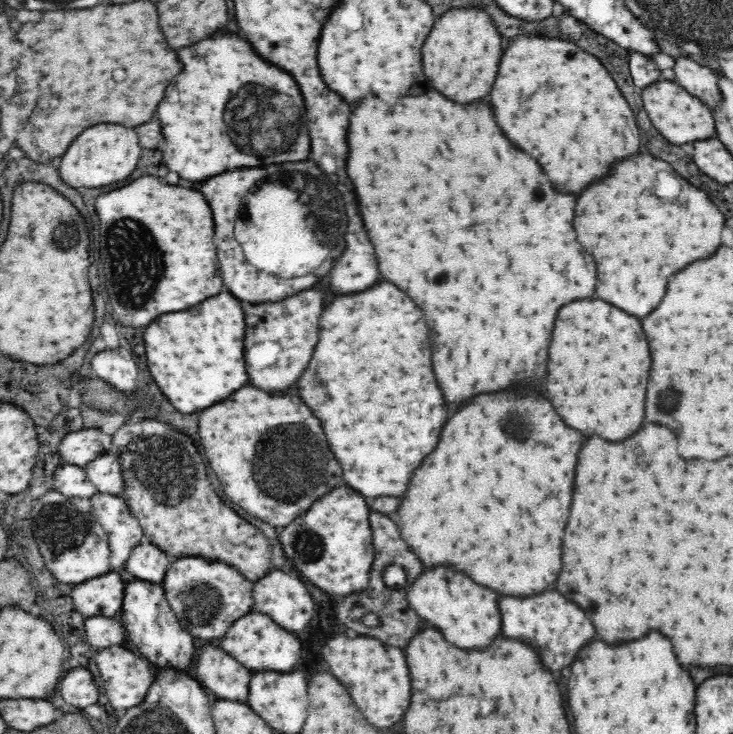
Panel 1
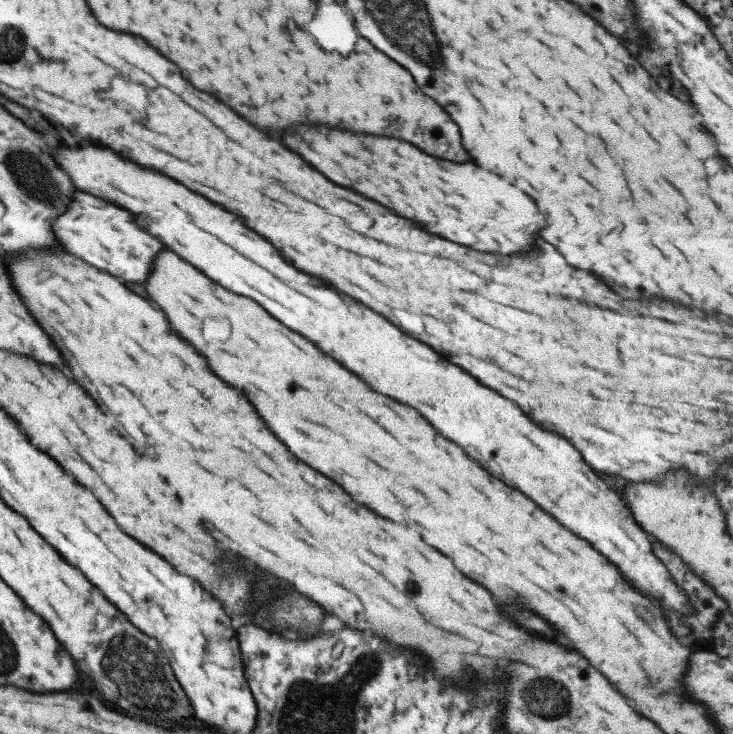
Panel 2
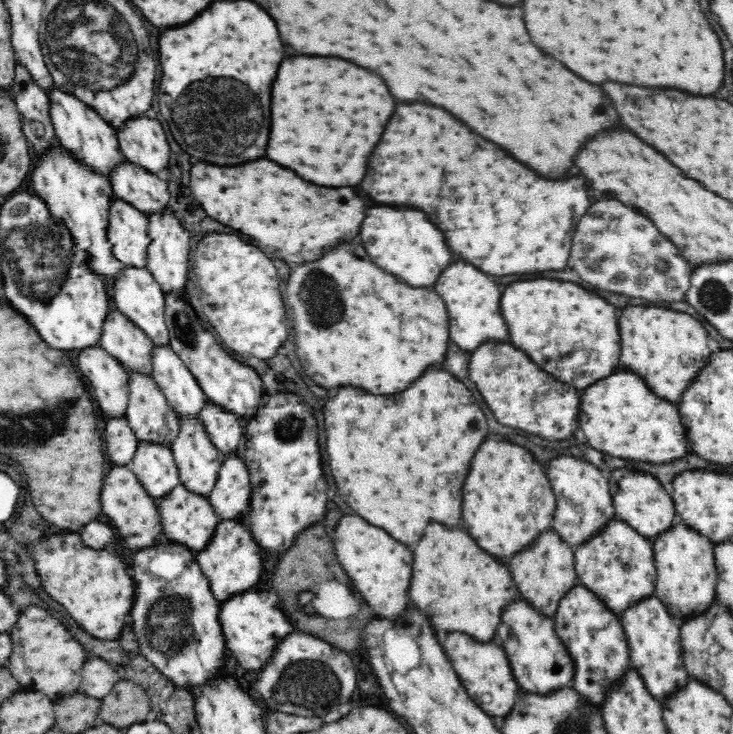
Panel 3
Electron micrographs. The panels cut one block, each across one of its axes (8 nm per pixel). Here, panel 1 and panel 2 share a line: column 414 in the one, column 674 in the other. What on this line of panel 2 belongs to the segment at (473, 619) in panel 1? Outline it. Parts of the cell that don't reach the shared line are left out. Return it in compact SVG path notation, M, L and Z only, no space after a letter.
M87 146L87 148L57 148L57 154L53 156L55 162L69 174L73 186L81 192L87 192L91 196L111 200L111 204L121 206L129 210L135 216L135 222L145 220L149 214L149 228L143 224L143 230L151 232L165 244L169 250L173 250L177 256L187 260L193 268L203 272L209 280L217 282L219 286L227 288L229 292L241 294L257 302L267 314L275 316L283 326L289 330L305 336L309 342L313 342L321 352L331 356L335 362L343 364L343 368L357 374L363 382L367 382L375 392L385 394L389 398L395 398L401 404L407 404L411 408L417 408L417 412L433 424L433 428L445 436L447 440L453 440L471 460L475 460L479 466L485 466L483 470L491 476L499 478L503 484L519 490L523 496L533 500L543 512L553 516L563 528L573 532L575 536L587 540L599 554L603 554L611 564L617 566L617 570L633 582L635 588L641 592L649 592L647 596L659 598L663 606L674 610L679 614L692 614L691 605L682 588L671 578L665 565L653 554L652 544L648 539L648 533L631 518L629 510L621 502L621 498L609 490L603 480L599 480L591 468L581 460L579 452L561 436L555 436L553 432L537 428L529 418L523 416L523 412L511 402L501 398L497 392L481 386L477 380L467 376L461 368L449 364L439 354L435 354L425 344L405 336L399 332L393 324L389 324L379 314L371 312L363 304L351 300L349 296L339 296L335 290L327 288L321 280L311 278L299 270L295 270L291 264L287 264L279 252L265 242L261 236L251 232L243 226L243 222L221 210L217 204L211 204L209 200L189 192L185 186L173 182L171 178L139 168L127 160L121 160L107 148Z

